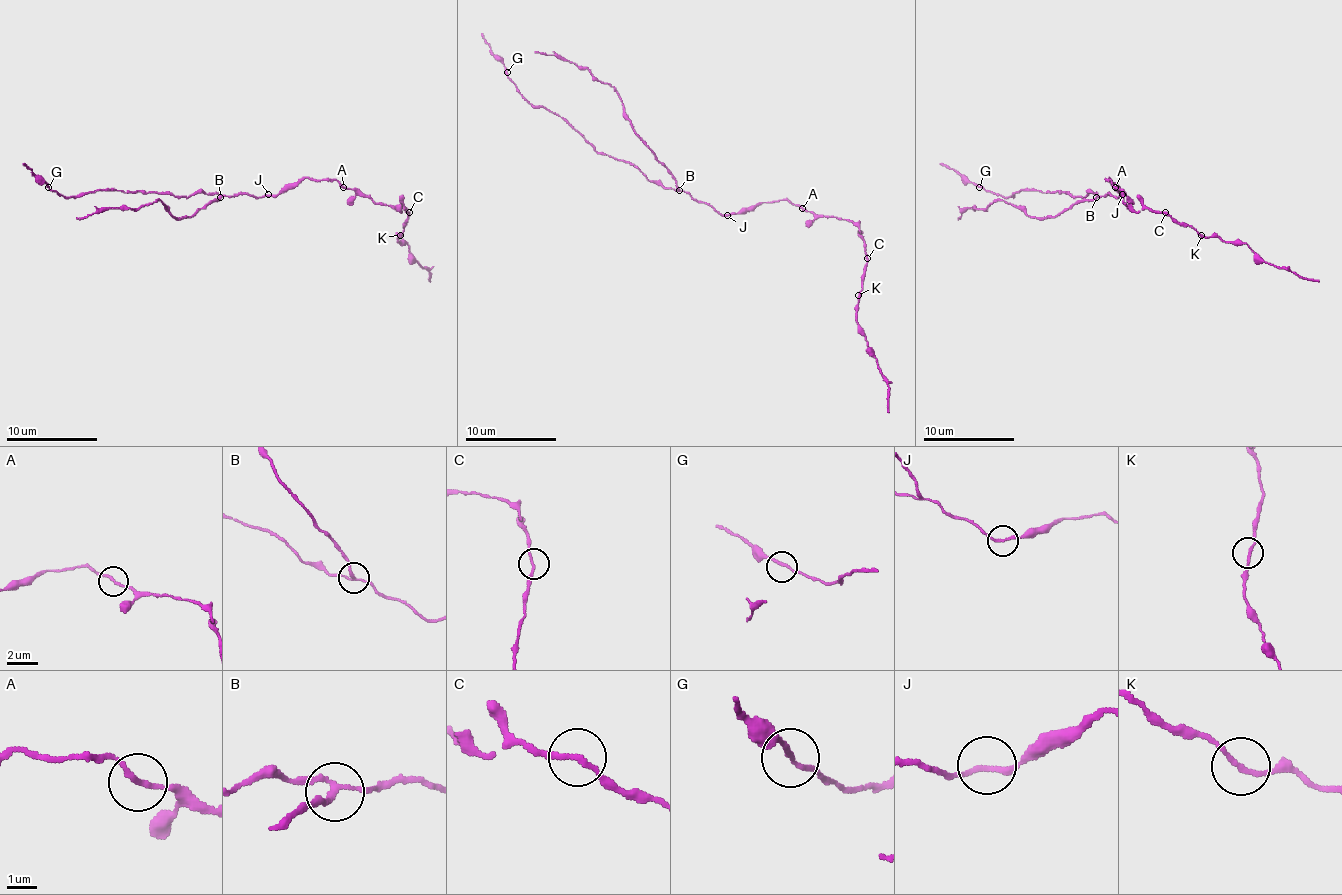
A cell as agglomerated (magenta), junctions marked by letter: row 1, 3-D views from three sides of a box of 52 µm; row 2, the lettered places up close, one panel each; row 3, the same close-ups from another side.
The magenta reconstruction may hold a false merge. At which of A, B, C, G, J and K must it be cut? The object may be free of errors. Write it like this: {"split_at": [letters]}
{"split_at": ["B"]}

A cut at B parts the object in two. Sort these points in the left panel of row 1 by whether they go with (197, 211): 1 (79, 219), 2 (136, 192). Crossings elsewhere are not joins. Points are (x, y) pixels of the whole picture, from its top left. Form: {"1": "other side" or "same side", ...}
{"1": "same side", "2": "other side"}

